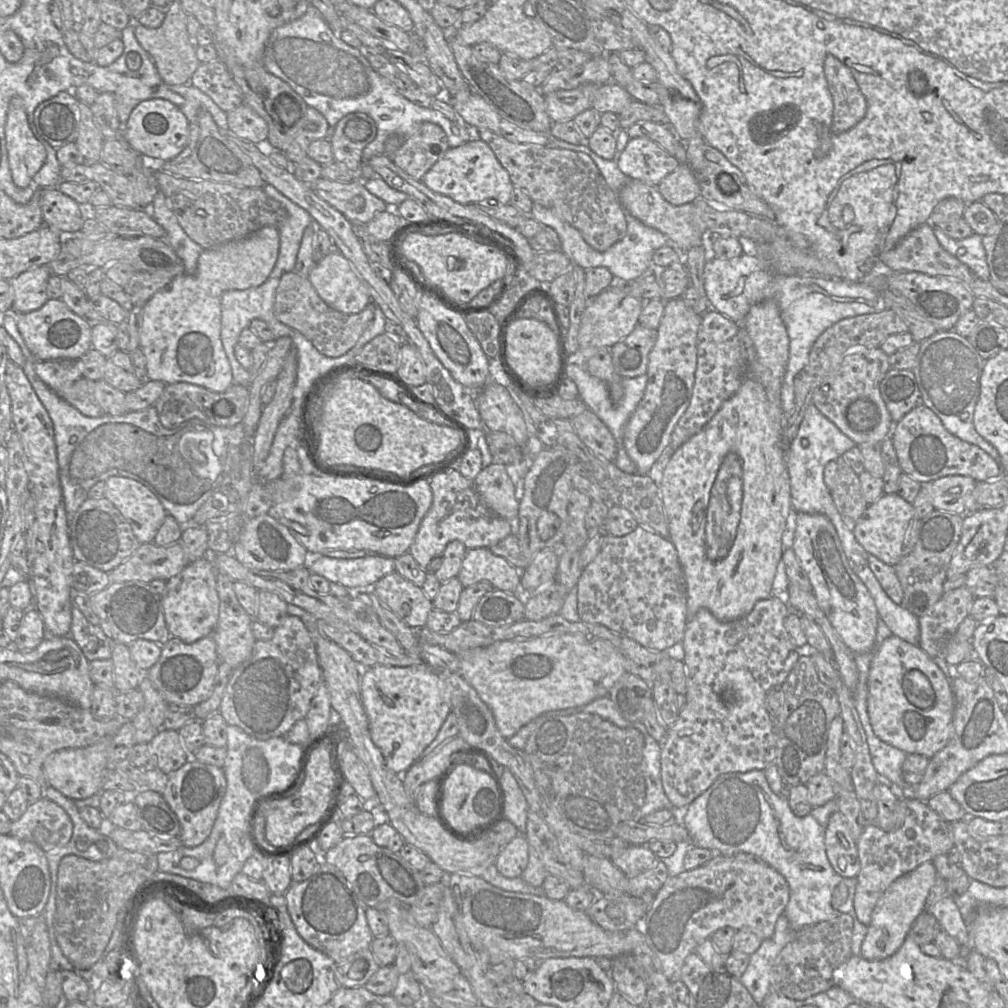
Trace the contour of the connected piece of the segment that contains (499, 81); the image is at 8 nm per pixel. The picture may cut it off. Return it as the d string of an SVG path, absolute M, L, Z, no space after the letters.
M452 38L451 49L470 90L482 97L502 118L522 128L550 134L554 122L547 113L545 95L537 87L522 79L507 79L498 64L477 59L472 46L458 43Z

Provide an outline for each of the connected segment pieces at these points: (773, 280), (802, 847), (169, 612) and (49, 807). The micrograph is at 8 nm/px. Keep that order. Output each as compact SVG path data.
M751 251L732 259L710 256L704 268L704 289L710 307L736 324L742 325L753 305L768 299L774 299L777 302L789 337L788 362L781 384L781 406L789 420L796 412L795 377L807 365L809 353L817 338L842 319L887 309L881 296L884 288L887 288L884 274L871 273L860 282L849 282L831 277L780 276Z
M763 770L719 775L706 791L686 807L684 826L698 847L721 855L748 853L782 874L790 889L789 902L784 913L793 932L797 933L809 925L831 920L841 914L850 915L853 919L852 953L861 956L861 945L868 928L857 918L854 909L856 878L844 877L834 870L826 855L825 828L811 814L802 817L795 815L785 796L774 793L770 788Z
M201 558L190 562L179 574L166 581L166 589L161 600L166 625L172 637L191 644L211 636L219 617L216 574L212 559Z
M42 796L30 803L25 813L12 822L9 835L32 842L49 853L66 845L72 833L73 823L66 811Z

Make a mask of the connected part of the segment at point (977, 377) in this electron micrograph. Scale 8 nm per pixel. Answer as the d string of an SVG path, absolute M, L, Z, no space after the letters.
M952 329L936 331L919 343L919 351L911 371L919 387L923 405L940 418L945 428L956 437L980 447L992 458L1000 461L997 449L976 431L973 424L984 365L985 359L968 339Z

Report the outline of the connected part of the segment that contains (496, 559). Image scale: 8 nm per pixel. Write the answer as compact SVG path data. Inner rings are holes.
M474 548L467 550L457 578L464 588L480 581L488 581L494 589L516 593L520 587L521 571L503 557L493 554L489 548Z

